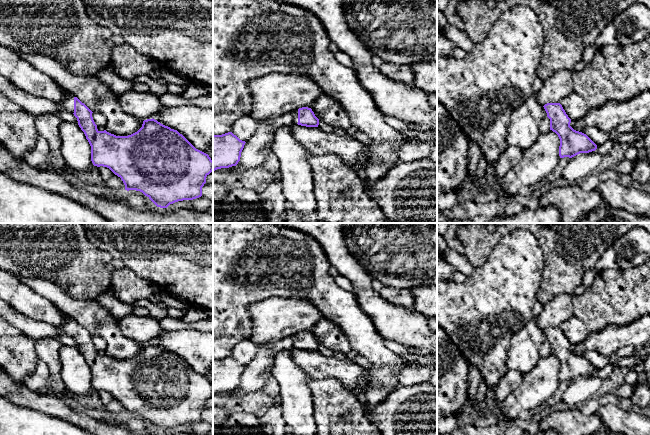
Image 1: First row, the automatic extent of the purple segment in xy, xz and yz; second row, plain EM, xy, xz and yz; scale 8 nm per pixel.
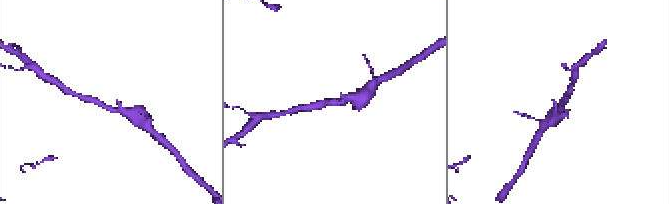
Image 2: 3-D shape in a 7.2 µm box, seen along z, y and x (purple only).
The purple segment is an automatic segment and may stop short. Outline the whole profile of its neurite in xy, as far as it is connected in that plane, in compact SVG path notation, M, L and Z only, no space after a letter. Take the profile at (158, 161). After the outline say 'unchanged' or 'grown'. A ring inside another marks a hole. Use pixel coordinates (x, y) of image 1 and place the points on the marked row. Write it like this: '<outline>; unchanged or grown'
M61 89L62 105L77 118L78 125L91 146L93 165L109 168L121 178L125 190L142 192L160 208L202 196L206 177L213 171L213 161L208 154L196 149L177 130L152 118L144 120L142 127L128 136L116 136L106 130L99 131L92 117L93 112L73 94Z; grown

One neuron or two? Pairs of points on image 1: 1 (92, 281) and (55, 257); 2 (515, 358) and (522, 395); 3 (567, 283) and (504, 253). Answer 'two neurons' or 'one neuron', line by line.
1: one neuron
2: two neurons
3: two neurons

